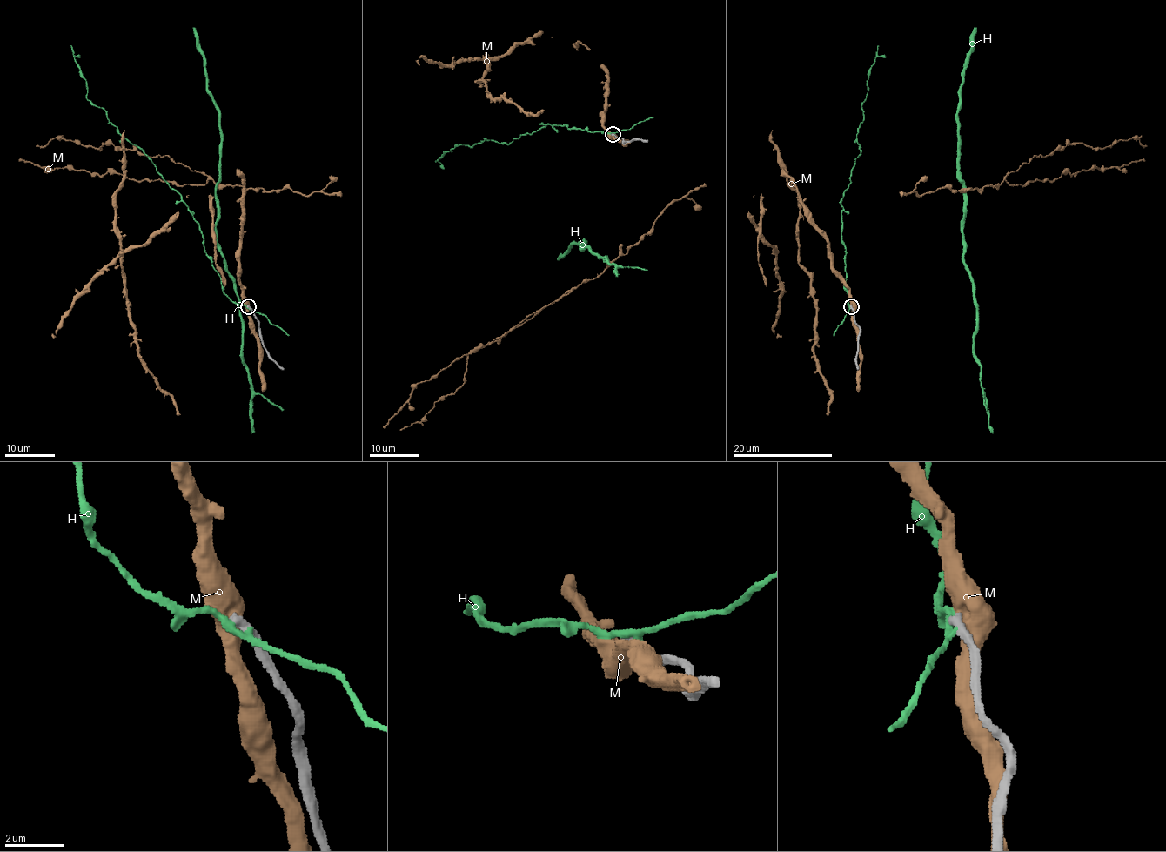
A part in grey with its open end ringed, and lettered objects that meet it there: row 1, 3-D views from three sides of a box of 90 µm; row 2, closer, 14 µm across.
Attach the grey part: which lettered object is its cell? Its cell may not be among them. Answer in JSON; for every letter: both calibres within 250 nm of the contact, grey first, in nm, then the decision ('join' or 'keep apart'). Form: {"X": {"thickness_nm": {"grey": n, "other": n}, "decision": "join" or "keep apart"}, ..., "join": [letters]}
{"H": {"thickness_nm": {"grey": 380, "other": 220}, "decision": "keep apart"}, "M": {"thickness_nm": {"grey": 320, "other": 550}, "decision": "keep apart"}, "join": []}

